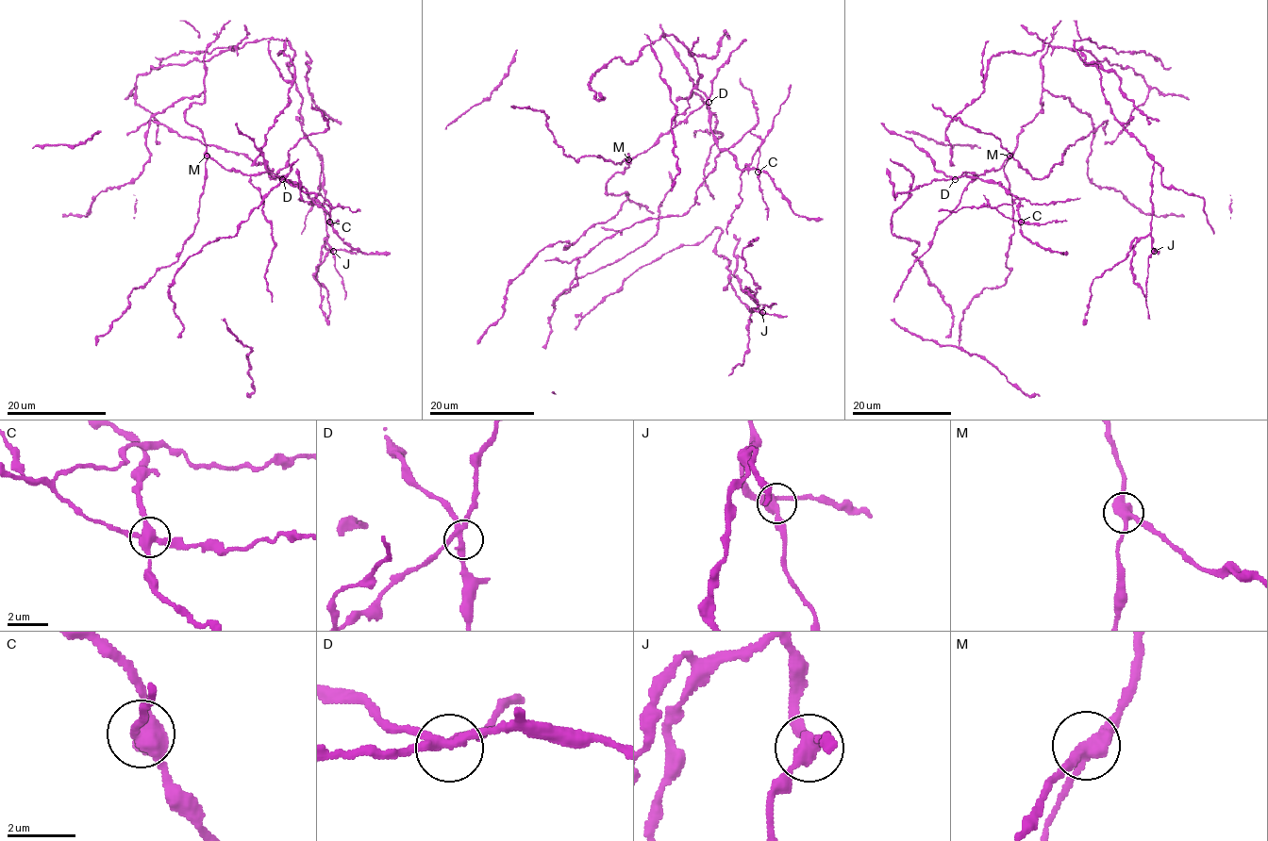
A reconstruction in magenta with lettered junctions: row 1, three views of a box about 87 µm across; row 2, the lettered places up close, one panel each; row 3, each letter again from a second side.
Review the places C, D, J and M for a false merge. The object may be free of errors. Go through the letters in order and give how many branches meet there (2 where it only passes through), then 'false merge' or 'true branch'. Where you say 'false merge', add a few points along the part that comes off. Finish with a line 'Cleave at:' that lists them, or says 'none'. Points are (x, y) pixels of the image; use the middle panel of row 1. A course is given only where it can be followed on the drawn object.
C: 4 branches meet; false merge; foreign part runs (759, 172), (759, 147), (752, 162), (742, 174), (739, 194), (742, 203), (732, 213), (726, 235)
D: 4 branches meet; true branch
J: 3 branches meet; true branch
M: 3 branches meet; true branch
Cleave at: C

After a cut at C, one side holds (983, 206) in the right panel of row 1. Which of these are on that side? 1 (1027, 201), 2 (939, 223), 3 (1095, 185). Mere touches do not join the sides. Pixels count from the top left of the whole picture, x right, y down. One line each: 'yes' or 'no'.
1: yes
2: no
3: no

